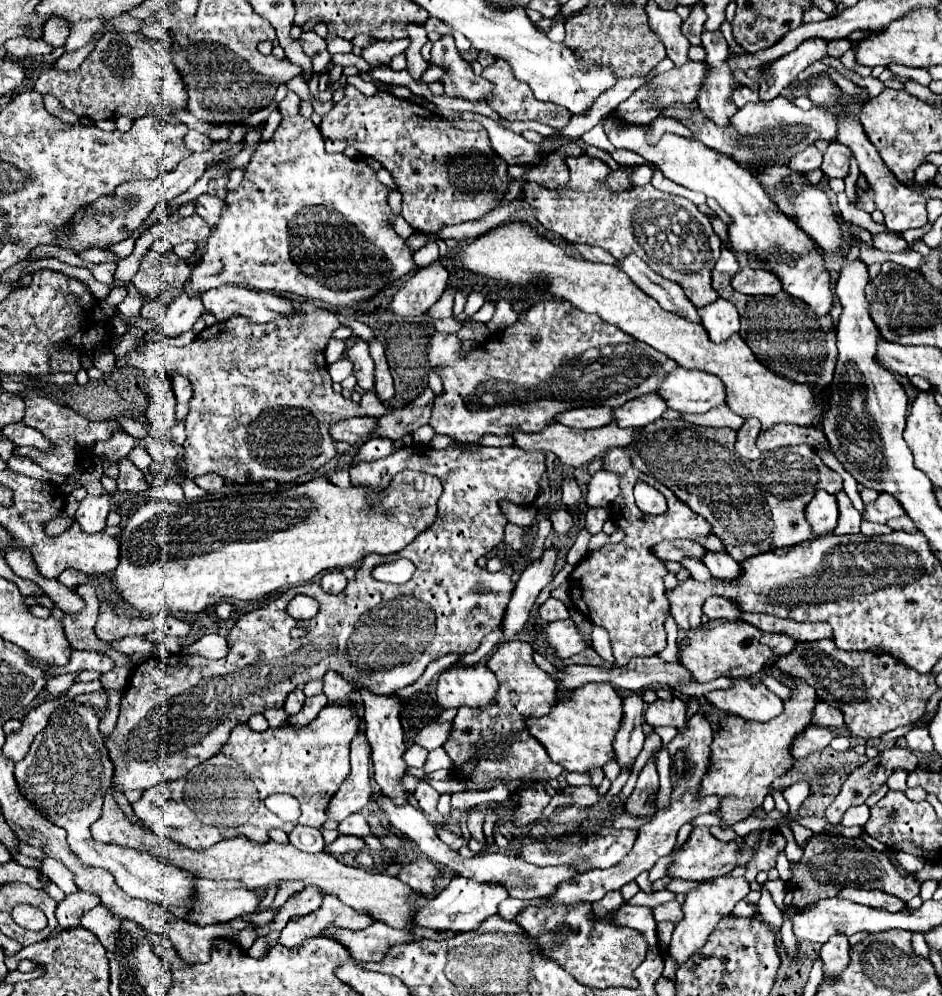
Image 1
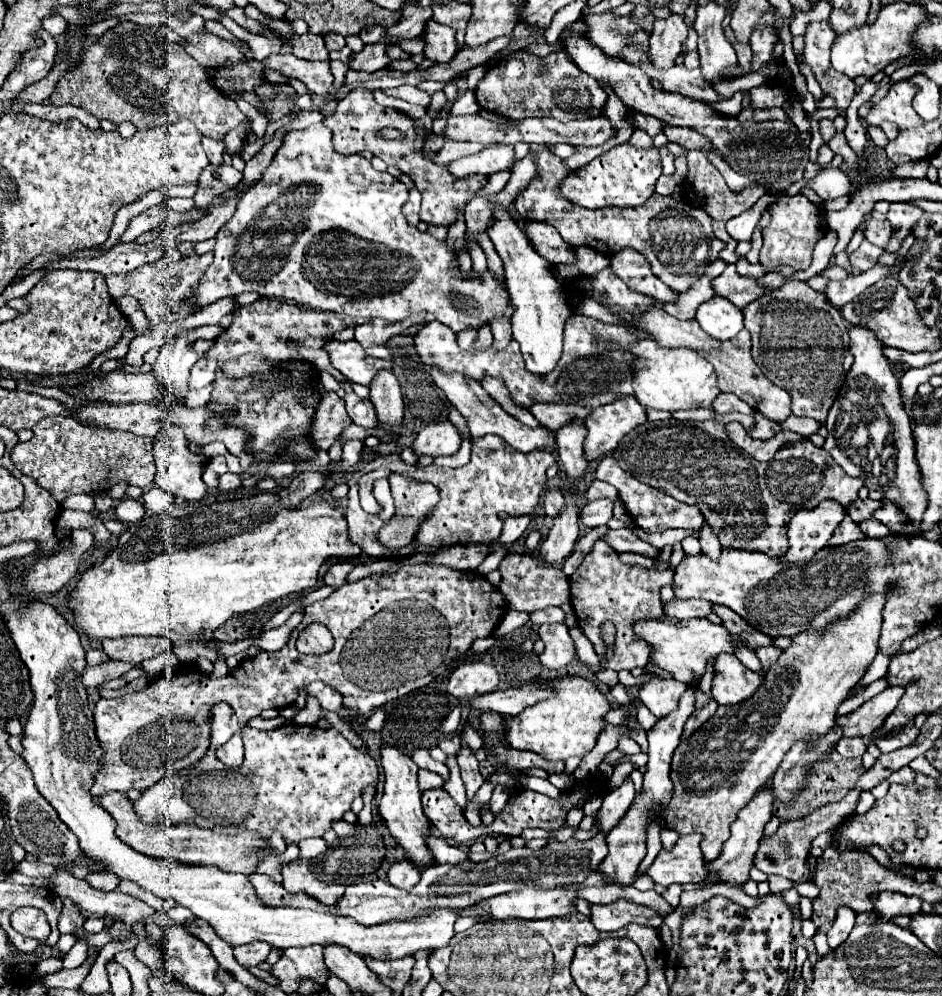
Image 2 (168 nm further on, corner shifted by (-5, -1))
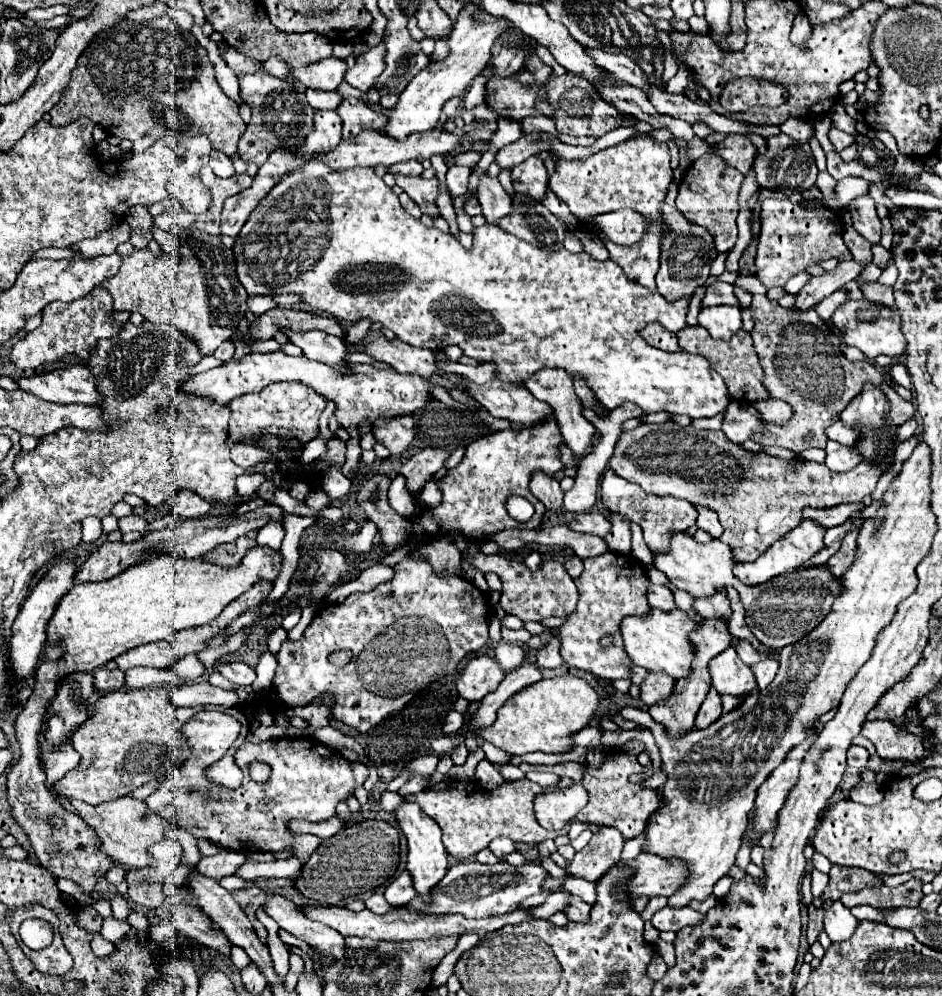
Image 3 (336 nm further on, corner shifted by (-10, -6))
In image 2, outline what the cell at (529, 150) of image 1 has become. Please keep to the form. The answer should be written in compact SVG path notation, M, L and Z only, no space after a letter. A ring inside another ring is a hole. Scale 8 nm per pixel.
M493 143L485 149L481 149L475 155L461 157L453 163L449 163L449 171L455 177L467 177L473 173L483 173L483 175L493 175L503 169L511 169L515 163L515 149L513 145L501 145Z

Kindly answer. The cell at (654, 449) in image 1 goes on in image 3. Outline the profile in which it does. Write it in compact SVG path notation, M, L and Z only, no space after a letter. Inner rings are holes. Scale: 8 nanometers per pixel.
M674 422L642 424L624 432L614 446L608 466L624 480L656 496L672 494L692 504L720 502L720 496L726 496L722 498L722 506L708 508L718 514L722 524L718 540L730 546L736 562L756 560L762 550L800 524L806 506L830 508L842 502L858 504L864 496L870 496L882 474L878 466L870 466L868 462L836 474L826 464L800 458L788 462L772 458L766 452L748 452L742 446L726 442L722 430L696 430L692 426L674 426Z

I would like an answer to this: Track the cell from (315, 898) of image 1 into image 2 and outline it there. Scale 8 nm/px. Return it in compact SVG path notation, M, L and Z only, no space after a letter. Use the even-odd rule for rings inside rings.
M265 941L241 945L241 947L235 949L235 957L241 965L257 965L257 963L265 961L269 953L271 953L271 945L265 943Z

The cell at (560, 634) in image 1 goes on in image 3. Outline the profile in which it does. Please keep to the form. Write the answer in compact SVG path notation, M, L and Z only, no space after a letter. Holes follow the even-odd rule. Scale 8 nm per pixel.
M554 636L542 650L536 652L536 664L540 668L556 668L562 664L562 656L558 654L558 636Z

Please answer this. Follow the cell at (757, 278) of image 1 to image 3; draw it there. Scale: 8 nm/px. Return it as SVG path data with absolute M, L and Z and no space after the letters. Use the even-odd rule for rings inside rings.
M714 282L712 286L706 288L706 294L702 298L702 308L708 306L718 306L718 304L730 304L730 306L738 306L738 300L732 294L732 284L726 282Z

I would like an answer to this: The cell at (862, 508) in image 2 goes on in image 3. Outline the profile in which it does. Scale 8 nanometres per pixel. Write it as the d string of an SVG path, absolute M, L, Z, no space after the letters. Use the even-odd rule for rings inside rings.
M842 504L842 506L832 506L832 508L806 508L802 512L802 520L814 520L822 528L832 528L838 524L844 524L852 512L862 512L864 506L860 504Z

